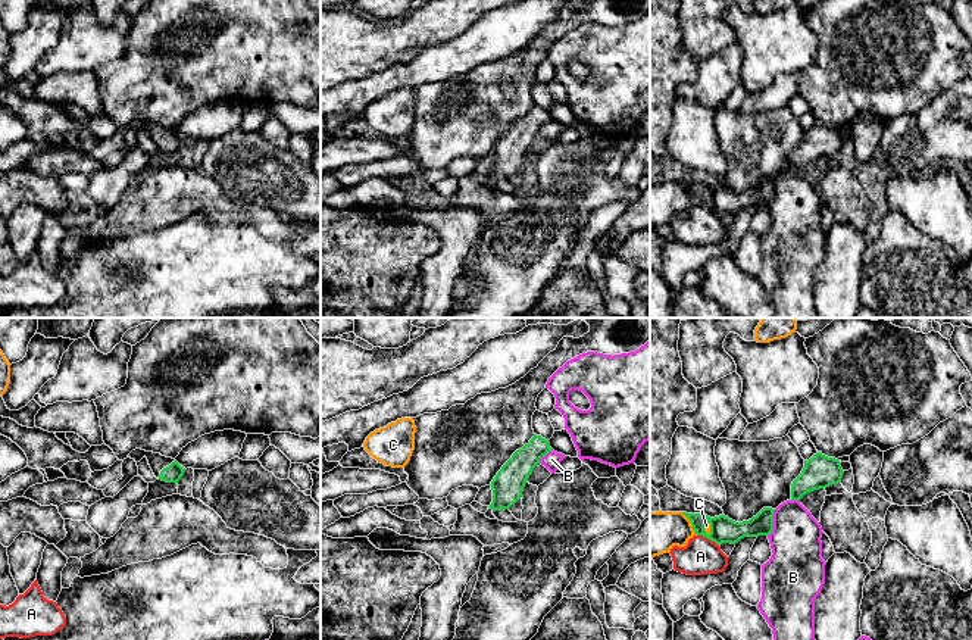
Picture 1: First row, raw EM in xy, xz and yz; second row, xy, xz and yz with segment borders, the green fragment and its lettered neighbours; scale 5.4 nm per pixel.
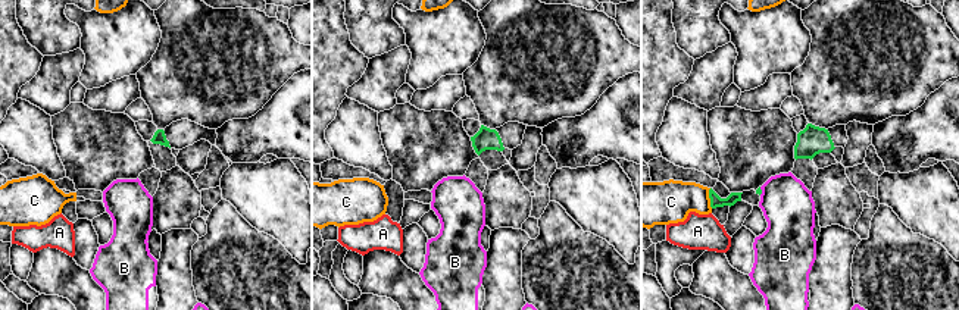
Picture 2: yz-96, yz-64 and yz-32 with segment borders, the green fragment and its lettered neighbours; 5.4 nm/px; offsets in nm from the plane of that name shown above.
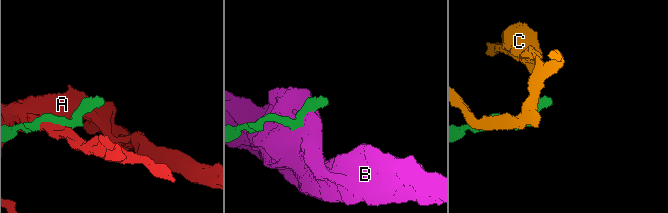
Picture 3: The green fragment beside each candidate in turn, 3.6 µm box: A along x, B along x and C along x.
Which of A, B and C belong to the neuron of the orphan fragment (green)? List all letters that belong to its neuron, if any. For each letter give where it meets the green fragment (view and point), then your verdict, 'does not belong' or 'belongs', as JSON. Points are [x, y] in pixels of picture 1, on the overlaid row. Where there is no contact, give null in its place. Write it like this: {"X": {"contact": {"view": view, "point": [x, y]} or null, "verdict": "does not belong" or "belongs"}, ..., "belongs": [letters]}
{"A": {"contact": {"view": "yz", "point": [708, 537]}, "verdict": "does not belong"}, "B": {"contact": {"view": "yz", "point": [772, 523]}, "verdict": "does not belong"}, "C": {"contact": {"view": "yz", "point": [691, 524]}, "verdict": "does not belong"}, "belongs": []}

